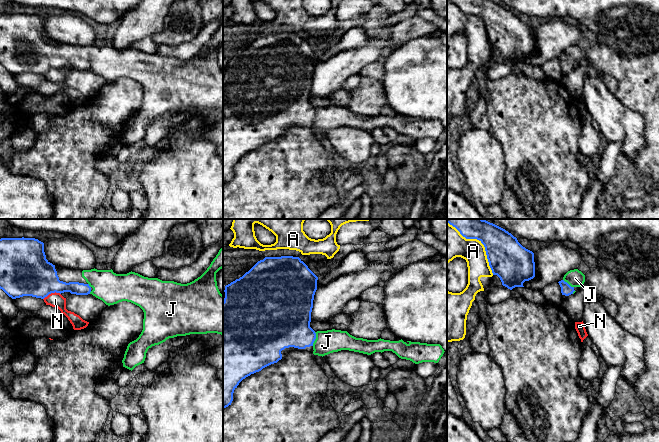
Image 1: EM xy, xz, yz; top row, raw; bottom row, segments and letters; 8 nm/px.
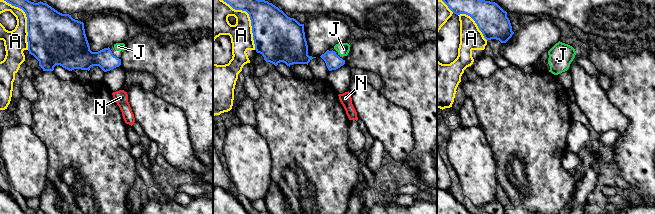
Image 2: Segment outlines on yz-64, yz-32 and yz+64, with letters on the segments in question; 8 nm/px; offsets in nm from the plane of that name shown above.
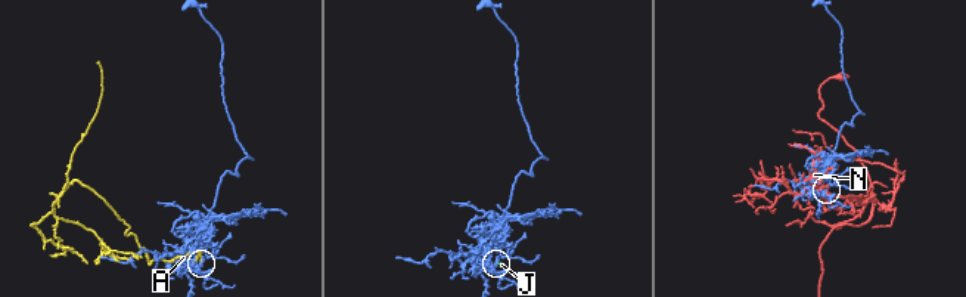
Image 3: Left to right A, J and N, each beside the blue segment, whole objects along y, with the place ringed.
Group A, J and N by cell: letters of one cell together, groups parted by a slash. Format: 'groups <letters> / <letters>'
groups A / J / N

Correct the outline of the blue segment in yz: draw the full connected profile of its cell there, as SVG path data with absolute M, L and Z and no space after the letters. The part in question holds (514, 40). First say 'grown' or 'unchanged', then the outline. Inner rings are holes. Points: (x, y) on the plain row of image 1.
unchanged | M450 0L466 15L477 15L485 23L489 42L502 61L512 66L535 53L534 29L523 23L511 9L495 0Z

